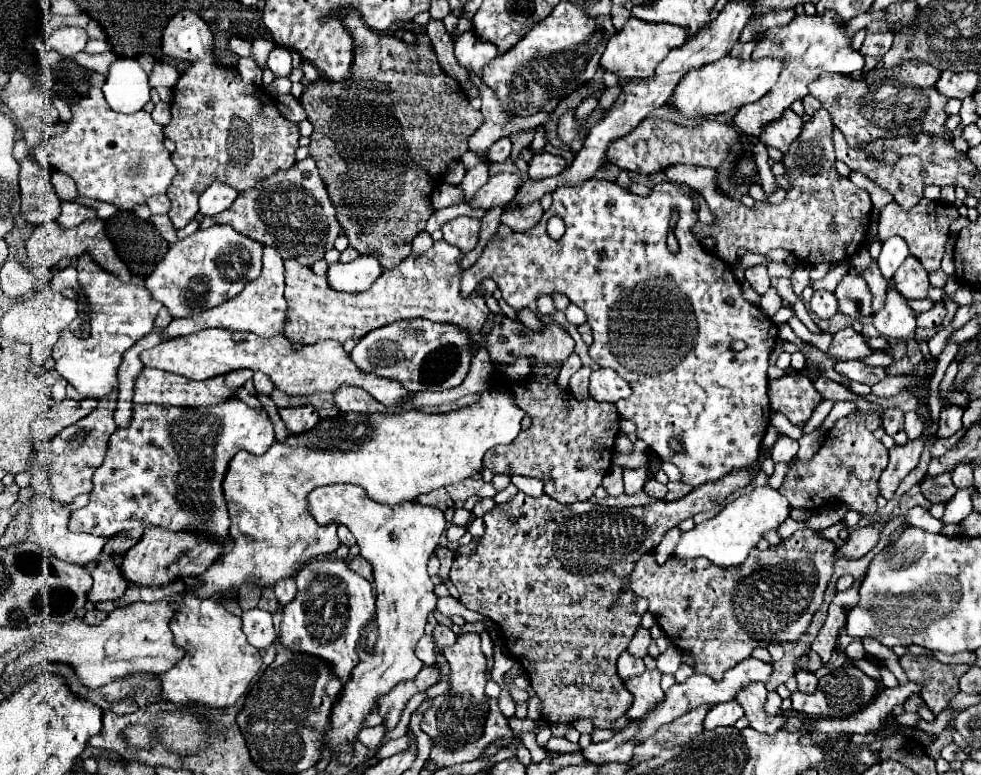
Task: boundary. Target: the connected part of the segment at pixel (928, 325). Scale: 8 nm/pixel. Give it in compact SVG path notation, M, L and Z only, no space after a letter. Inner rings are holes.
M937 301L929 311L915 313L917 327L921 327L921 329L935 329L945 319L945 313L947 313L945 303L943 301Z

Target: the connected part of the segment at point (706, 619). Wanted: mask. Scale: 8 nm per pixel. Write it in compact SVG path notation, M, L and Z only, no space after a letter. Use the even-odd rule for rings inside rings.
M809 527L795 531L777 547L769 547L767 551L755 549L739 567L715 567L707 559L679 561L675 555L671 555L663 565L657 565L655 553L649 551L641 555L629 575L629 587L637 597L645 597L649 601L649 611L655 615L659 627L673 645L695 657L695 673L705 673L719 681L727 669L747 659L755 647L765 647L773 641L783 643L801 639L813 613L823 603L823 593L837 561L835 551L837 545L833 541L825 539L821 531Z

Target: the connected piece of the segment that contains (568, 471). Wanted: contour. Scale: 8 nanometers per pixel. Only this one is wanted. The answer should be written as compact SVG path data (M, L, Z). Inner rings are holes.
M529 375L525 381L505 383L507 387L513 387L517 405L531 417L533 425L527 431L521 431L511 445L489 449L483 467L489 467L495 473L537 477L545 483L545 493L549 497L569 505L587 501L611 469L619 413L611 403L595 403L593 399L587 399L585 403L577 401L569 391L555 385L555 377L557 375Z

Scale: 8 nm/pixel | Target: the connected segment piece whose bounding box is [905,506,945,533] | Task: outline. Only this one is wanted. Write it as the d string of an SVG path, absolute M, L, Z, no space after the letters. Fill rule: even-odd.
M920 506L910 509L905 520L909 525L928 530L930 533L939 533L945 526L941 520L932 517L929 512L925 512Z

